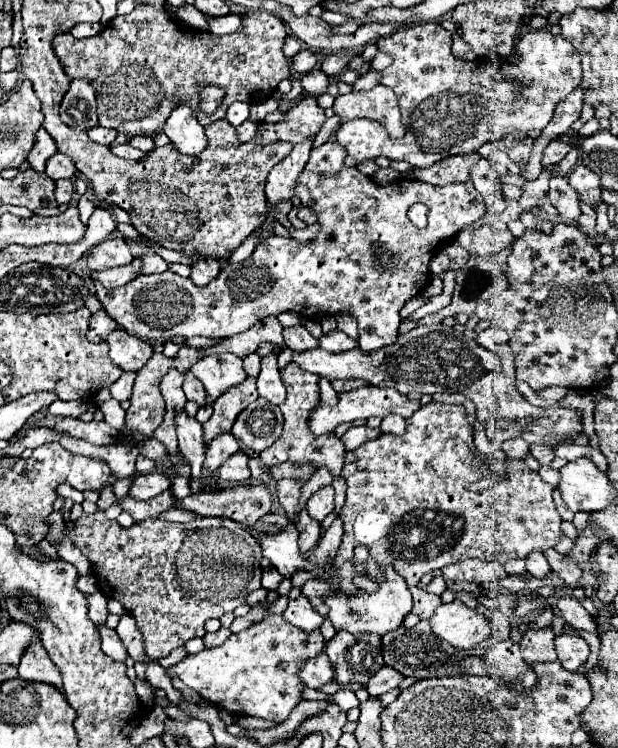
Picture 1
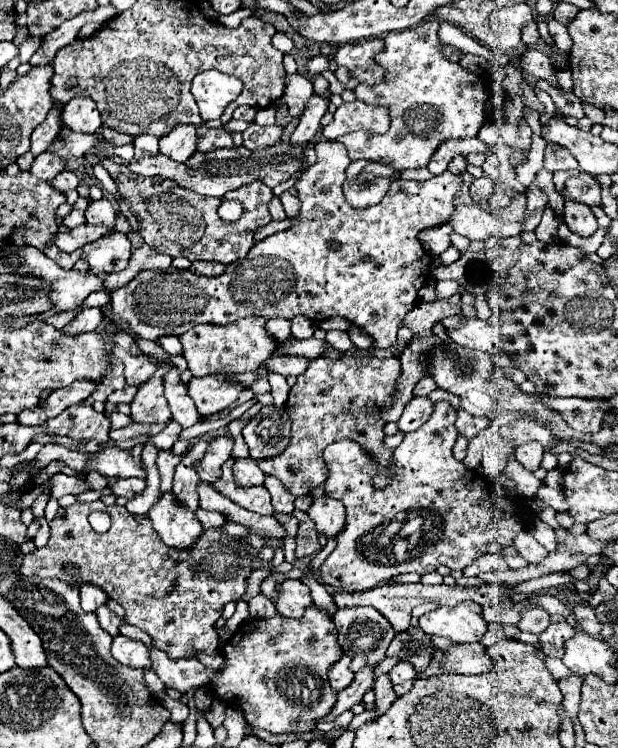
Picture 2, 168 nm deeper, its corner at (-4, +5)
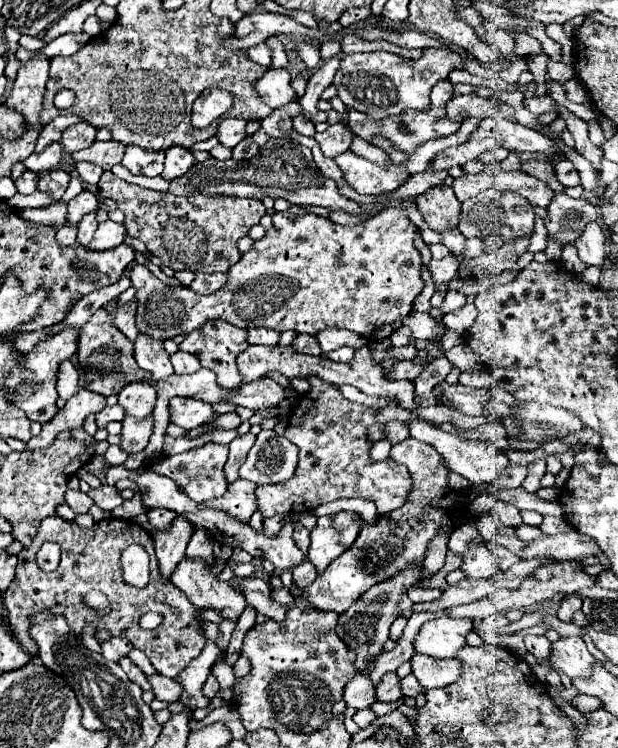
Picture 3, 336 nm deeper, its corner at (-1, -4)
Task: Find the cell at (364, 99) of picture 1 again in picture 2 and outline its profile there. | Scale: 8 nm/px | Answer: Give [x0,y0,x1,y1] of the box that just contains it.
[322,100,390,140]

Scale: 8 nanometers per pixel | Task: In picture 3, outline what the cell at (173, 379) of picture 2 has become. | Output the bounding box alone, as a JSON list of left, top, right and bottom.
[135,335,173,383]

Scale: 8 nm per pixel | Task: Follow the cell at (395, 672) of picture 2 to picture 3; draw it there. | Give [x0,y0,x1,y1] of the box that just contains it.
[401,673,423,697]

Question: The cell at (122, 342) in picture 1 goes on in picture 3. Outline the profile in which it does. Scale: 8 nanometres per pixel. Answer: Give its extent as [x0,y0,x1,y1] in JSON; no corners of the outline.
[117,381,157,417]

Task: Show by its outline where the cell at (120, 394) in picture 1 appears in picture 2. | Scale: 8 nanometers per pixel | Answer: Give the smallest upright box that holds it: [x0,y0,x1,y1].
[108,386,136,404]

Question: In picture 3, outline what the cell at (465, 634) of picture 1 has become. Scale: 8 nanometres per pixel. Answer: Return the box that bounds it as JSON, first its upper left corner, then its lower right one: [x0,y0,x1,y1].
[415,617,473,659]

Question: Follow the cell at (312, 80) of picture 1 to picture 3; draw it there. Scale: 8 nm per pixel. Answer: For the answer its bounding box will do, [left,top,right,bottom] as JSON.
[299,45,319,69]

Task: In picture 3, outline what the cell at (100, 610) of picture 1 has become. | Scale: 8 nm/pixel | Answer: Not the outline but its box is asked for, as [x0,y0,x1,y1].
[101,637,131,661]

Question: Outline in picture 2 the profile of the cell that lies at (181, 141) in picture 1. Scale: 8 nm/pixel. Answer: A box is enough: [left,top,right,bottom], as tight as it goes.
[160,126,196,162]

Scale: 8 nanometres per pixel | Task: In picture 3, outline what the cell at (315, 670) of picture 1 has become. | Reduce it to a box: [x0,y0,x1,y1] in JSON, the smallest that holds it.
[343,673,375,709]

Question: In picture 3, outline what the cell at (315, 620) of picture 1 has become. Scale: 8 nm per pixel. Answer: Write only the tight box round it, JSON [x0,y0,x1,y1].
[241,579,289,621]

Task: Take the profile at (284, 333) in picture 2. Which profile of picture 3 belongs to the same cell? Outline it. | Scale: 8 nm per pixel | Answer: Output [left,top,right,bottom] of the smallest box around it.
[247,329,279,345]

